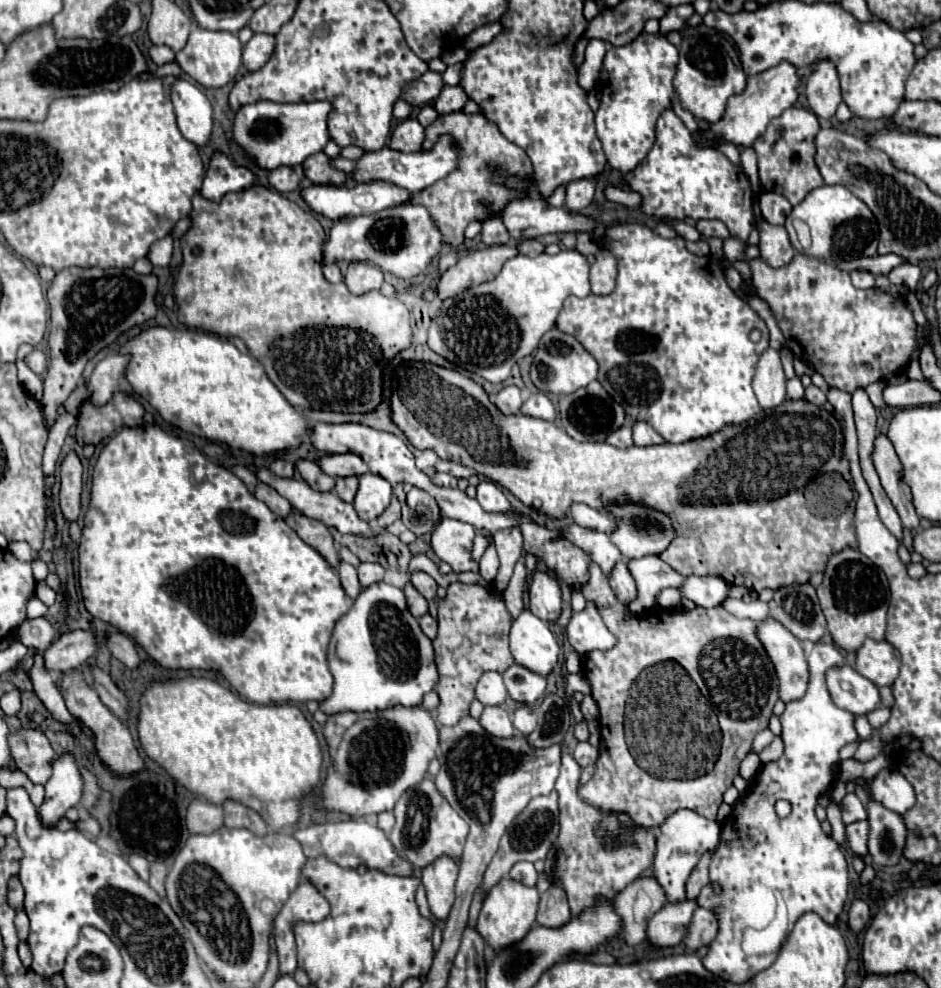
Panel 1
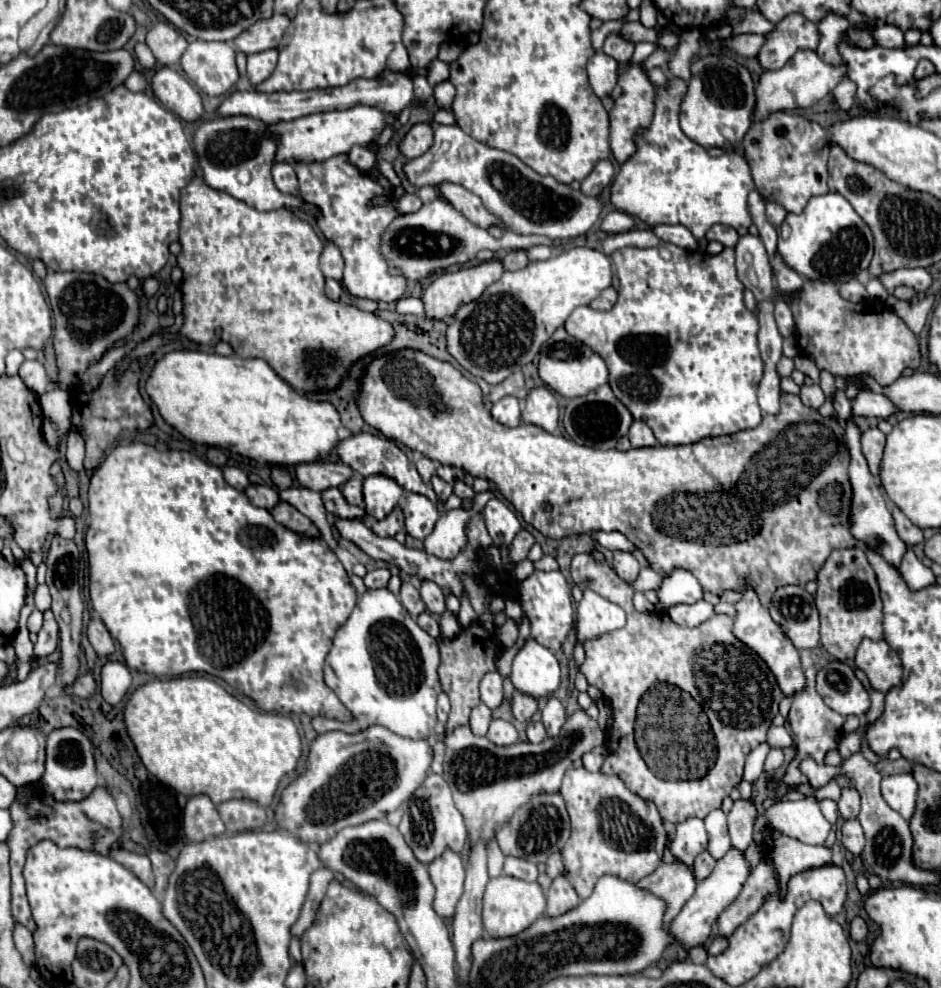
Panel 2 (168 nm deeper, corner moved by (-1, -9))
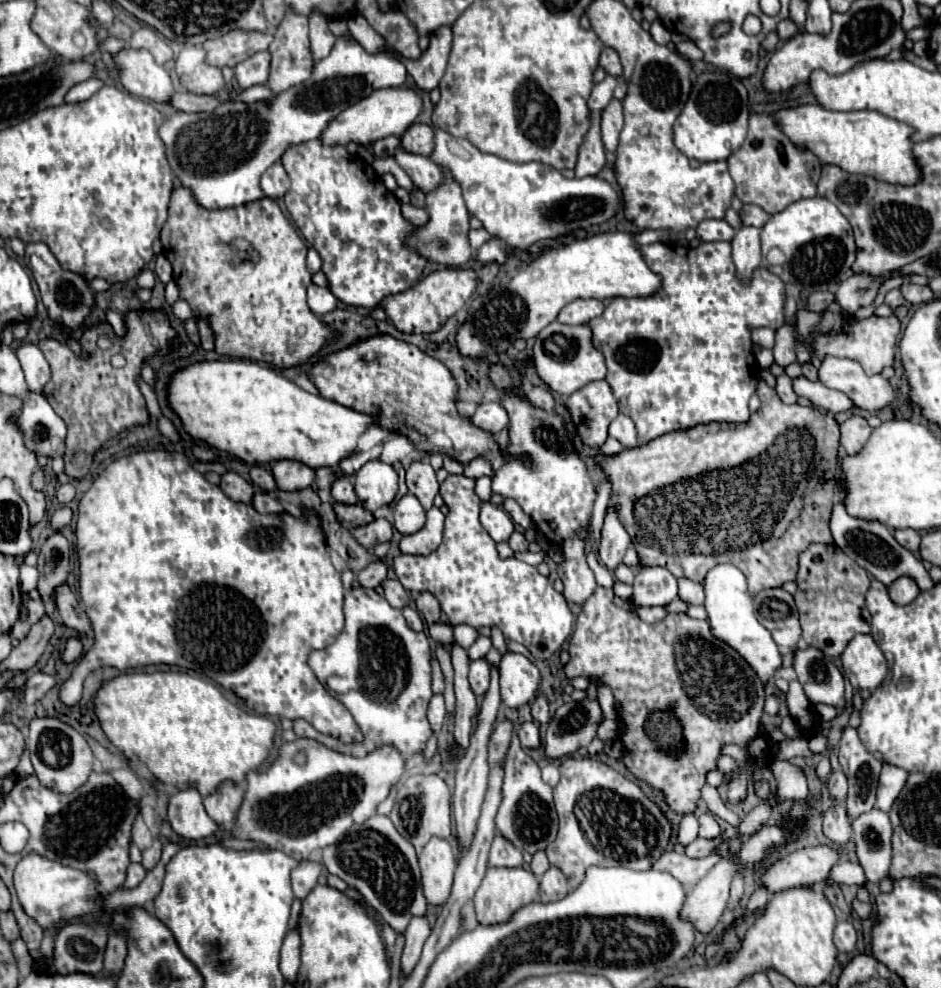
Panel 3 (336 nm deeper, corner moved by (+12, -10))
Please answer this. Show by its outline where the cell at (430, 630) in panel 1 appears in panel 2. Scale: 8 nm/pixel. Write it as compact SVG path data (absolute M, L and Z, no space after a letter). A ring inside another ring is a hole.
M424 611L424 613L418 615L418 625L420 625L428 635L432 635L432 637L440 637L438 621L436 621L428 611Z

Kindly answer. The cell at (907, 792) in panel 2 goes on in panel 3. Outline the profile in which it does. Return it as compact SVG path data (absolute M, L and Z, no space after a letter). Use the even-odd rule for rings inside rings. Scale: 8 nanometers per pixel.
M883 764L883 772L879 778L879 788L877 788L877 808L883 812L889 812L893 802L897 800L899 792L903 790L907 782L907 772L899 766Z

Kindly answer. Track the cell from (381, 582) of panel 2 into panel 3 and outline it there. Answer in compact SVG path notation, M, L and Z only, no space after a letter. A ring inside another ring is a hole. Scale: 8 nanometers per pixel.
M381 560L369 564L367 568L363 568L363 570L357 574L357 582L359 582L363 588L377 588L385 578L387 578L387 566L385 566Z

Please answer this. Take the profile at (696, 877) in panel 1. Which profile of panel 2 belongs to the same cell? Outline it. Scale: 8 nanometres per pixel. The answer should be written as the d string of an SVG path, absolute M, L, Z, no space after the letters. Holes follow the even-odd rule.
M702 851L696 859L694 859L694 875L698 881L706 879L710 873L712 873L712 867L716 865L716 859L708 853L708 851Z

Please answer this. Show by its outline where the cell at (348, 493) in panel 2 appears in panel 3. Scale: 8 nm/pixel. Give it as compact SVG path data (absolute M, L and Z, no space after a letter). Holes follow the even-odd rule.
M337 478L331 486L331 496L335 502L343 502L343 504L357 504L357 496L353 490L353 484L345 478Z

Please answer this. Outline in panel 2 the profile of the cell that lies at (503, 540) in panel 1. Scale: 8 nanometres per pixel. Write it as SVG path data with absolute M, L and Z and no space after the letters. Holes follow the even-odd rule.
M522 529L522 531L514 537L514 541L512 541L512 545L510 545L510 557L512 557L512 561L518 563L518 561L526 559L526 557L528 557L528 551L530 551L530 547L532 547L534 543L536 543L534 537L532 537L528 531Z

